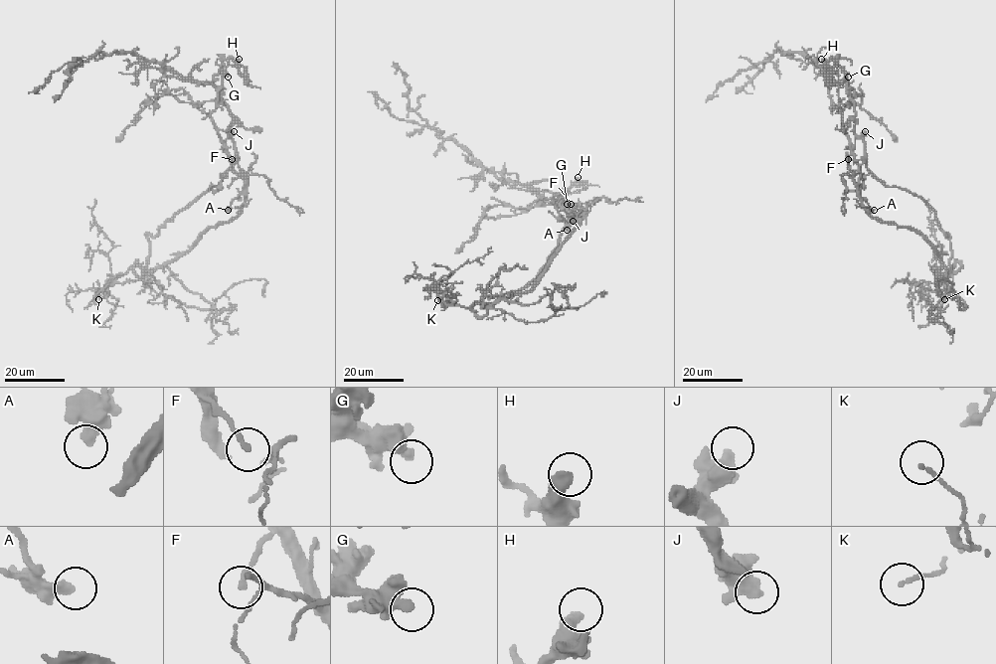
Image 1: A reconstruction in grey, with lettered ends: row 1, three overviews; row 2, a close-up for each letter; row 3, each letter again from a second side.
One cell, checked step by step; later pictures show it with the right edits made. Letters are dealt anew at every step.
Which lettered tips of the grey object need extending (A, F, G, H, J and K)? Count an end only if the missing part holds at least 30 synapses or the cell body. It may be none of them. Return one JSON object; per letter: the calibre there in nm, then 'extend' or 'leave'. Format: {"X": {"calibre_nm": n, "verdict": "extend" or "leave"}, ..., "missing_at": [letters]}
{"A": {"calibre_nm": 360, "verdict": "leave"}, "F": {"calibre_nm": 200, "verdict": "leave"}, "G": {"calibre_nm": 320, "verdict": "leave"}, "H": {"calibre_nm": 440, "verdict": "extend"}, "J": {"calibre_nm": 480, "verdict": "leave"}, "K": {"calibre_nm": 120, "verdict": "leave"}, "missing_at": ["H"]}

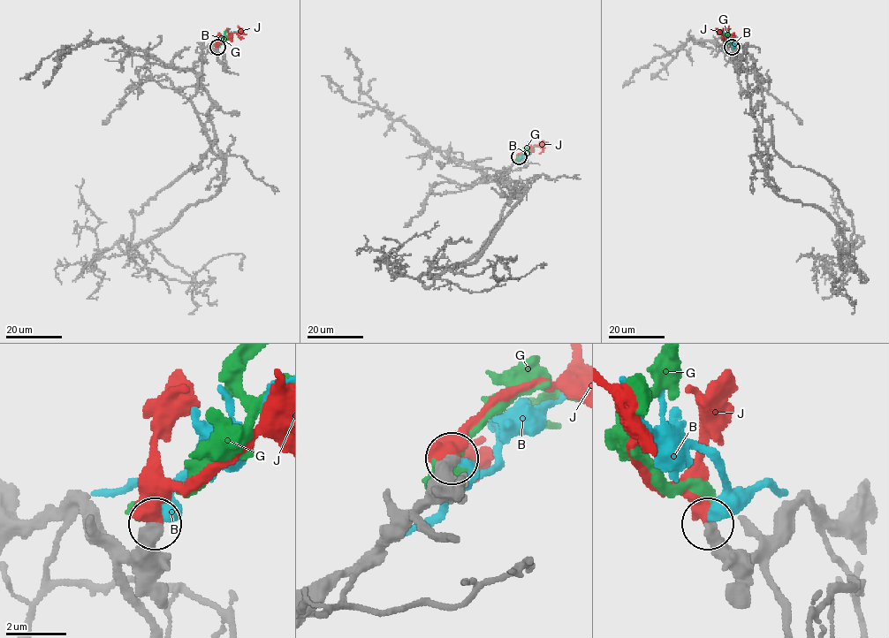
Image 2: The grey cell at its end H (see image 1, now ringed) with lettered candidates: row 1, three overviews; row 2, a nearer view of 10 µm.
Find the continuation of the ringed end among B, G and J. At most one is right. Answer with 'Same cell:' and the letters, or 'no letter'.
Same cell: J

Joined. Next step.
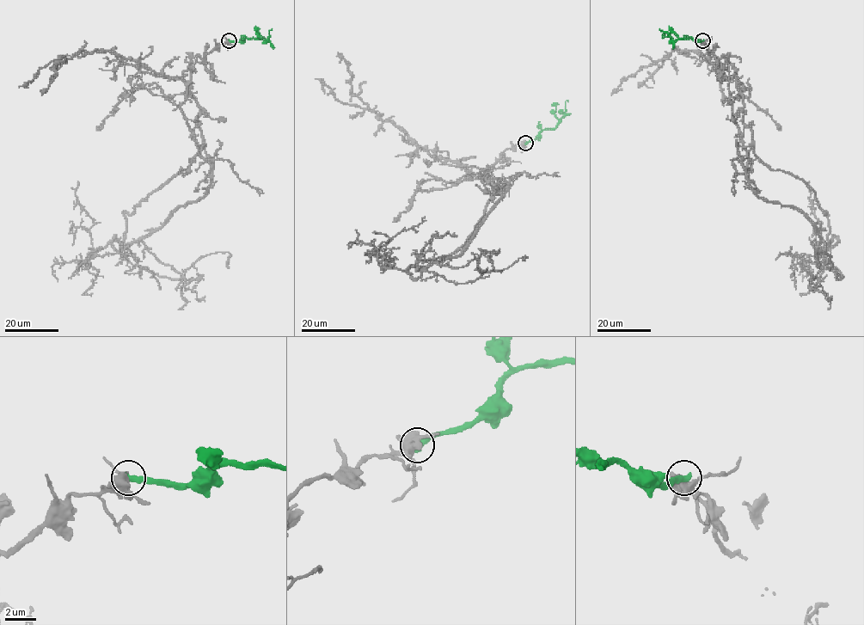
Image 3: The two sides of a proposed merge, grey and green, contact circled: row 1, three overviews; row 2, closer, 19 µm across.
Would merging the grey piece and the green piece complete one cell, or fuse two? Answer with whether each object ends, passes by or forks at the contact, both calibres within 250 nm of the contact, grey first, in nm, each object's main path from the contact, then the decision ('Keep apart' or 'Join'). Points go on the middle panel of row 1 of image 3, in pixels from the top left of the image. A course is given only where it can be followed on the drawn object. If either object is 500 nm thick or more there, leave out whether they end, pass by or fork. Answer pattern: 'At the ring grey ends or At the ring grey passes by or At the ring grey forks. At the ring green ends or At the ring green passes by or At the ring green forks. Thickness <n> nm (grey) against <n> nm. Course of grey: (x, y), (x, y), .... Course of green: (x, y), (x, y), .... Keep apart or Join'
Thickness 500 nm (grey) against 440 nm. Course of grey: (525, 143), (477, 174), (496, 189), (508, 187), (475, 236), (458, 255), (425, 270), (465, 283), (524, 260). Course of green: (525, 143), (542, 131), (554, 128), (565, 114), (567, 101). Keep apart

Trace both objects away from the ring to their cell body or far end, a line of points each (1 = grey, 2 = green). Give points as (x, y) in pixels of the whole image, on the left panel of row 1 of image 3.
1: (229, 40), (197, 58), (180, 106), (209, 190), (128, 247), (172, 278), (219, 252), (229, 267)
2: (229, 40), (239, 41), (246, 38), (268, 40), (271, 29)

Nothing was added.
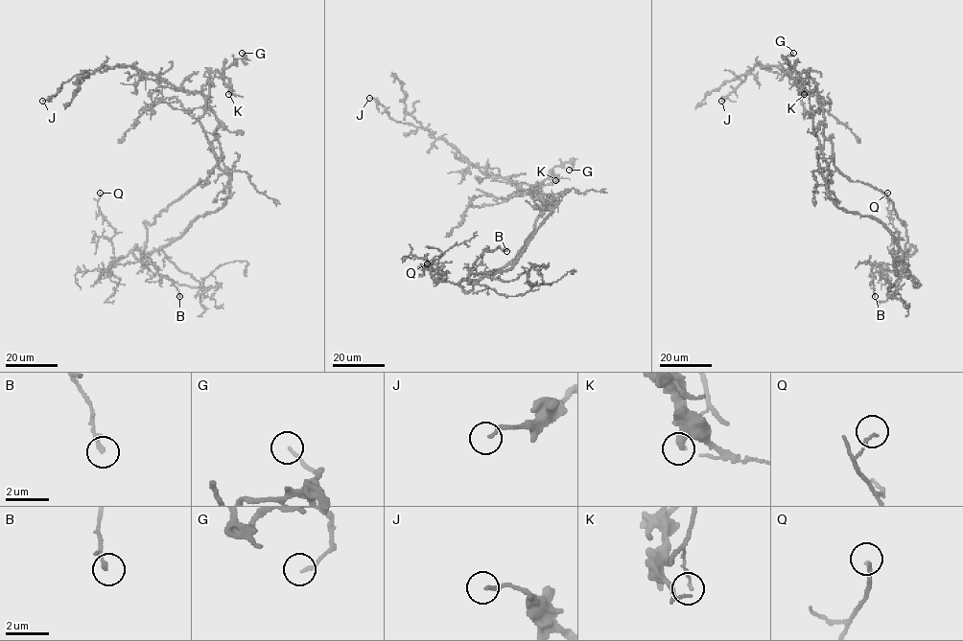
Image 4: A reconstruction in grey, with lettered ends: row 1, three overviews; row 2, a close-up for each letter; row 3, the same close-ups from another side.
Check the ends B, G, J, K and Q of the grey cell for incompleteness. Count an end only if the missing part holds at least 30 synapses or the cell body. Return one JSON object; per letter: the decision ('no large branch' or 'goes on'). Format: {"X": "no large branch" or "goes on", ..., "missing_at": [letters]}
{"B": "no large branch", "G": "no large branch", "J": "no large branch", "K": "no large branch", "Q": "no large branch", "missing_at": []}

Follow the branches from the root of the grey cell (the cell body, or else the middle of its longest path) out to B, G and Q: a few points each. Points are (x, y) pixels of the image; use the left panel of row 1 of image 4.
B: (213, 169), (205, 181), (172, 202), (152, 224), (145, 222), (147, 241), (140, 262), (154, 263), (179, 296)
G: (213, 169), (221, 156), (215, 137), (219, 121), (201, 88), (212, 73), (222, 75), (244, 57), (242, 53)
Q: (213, 169), (205, 181), (145, 222), (140, 260), (129, 252), (114, 259), (115, 230), (98, 206), (100, 193)

